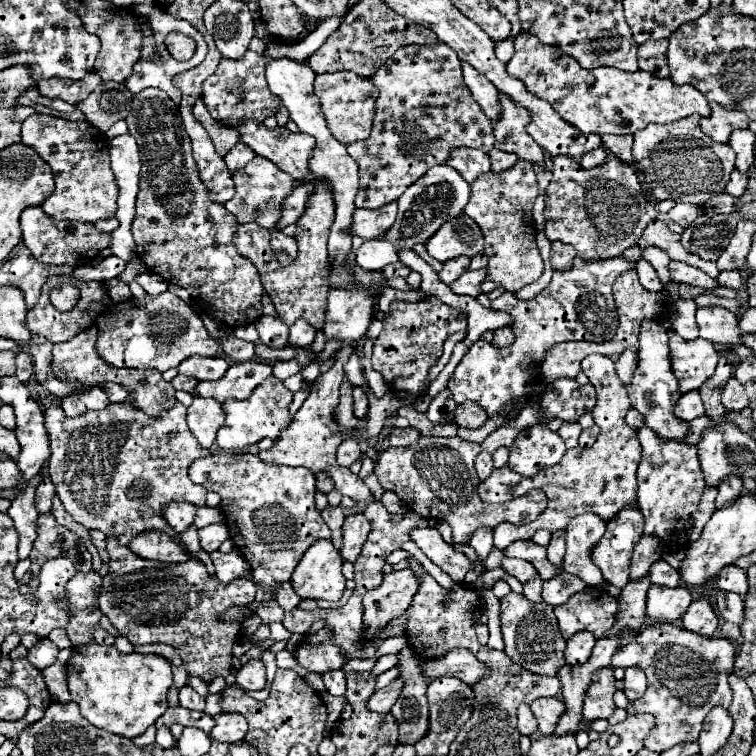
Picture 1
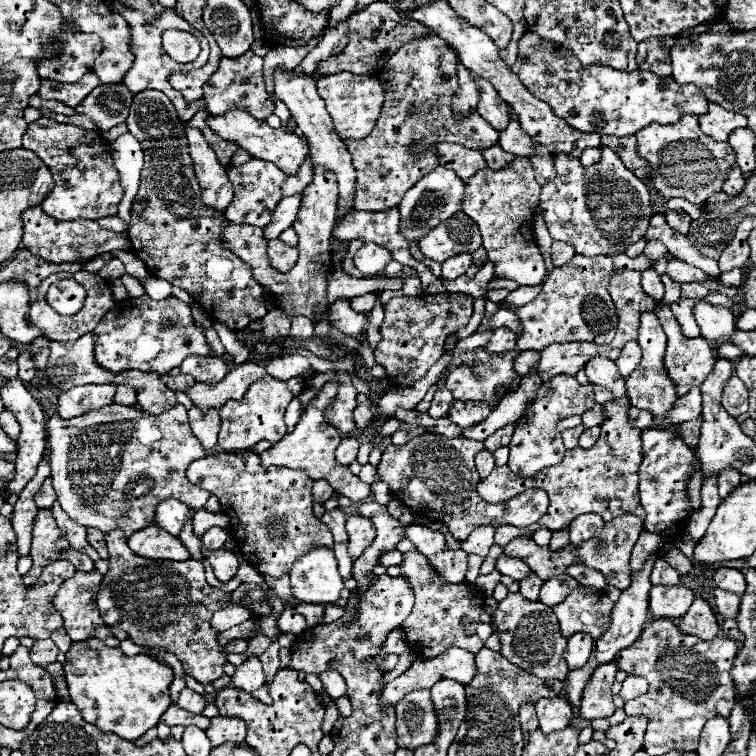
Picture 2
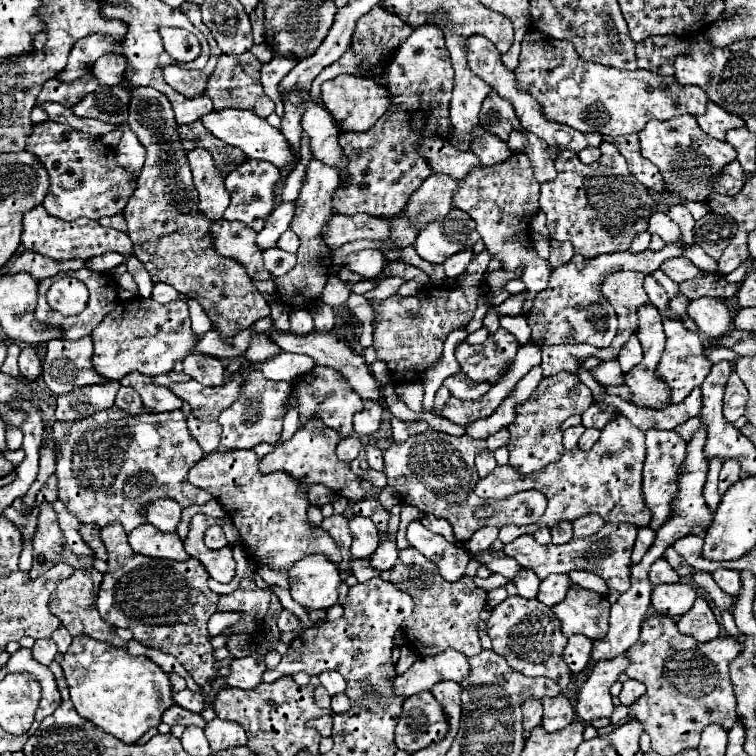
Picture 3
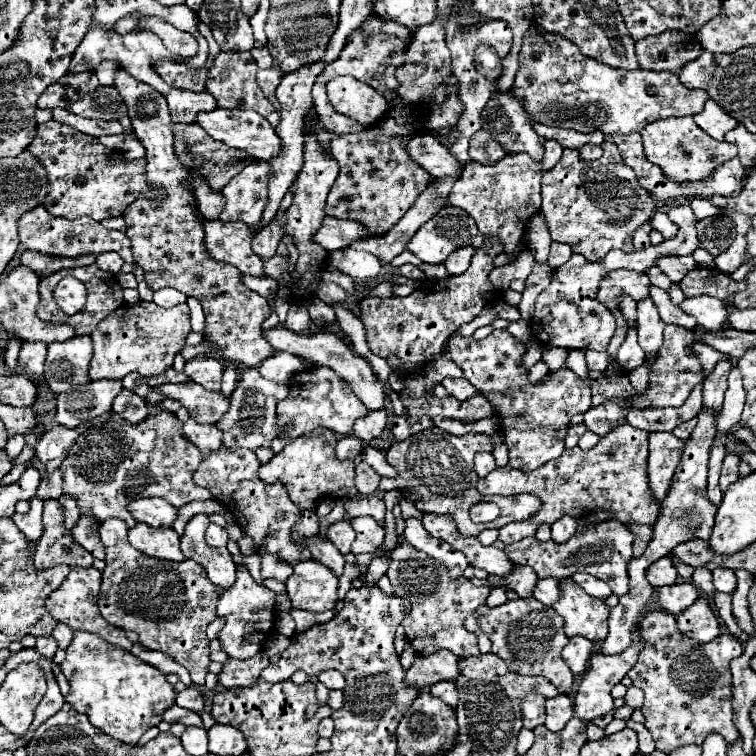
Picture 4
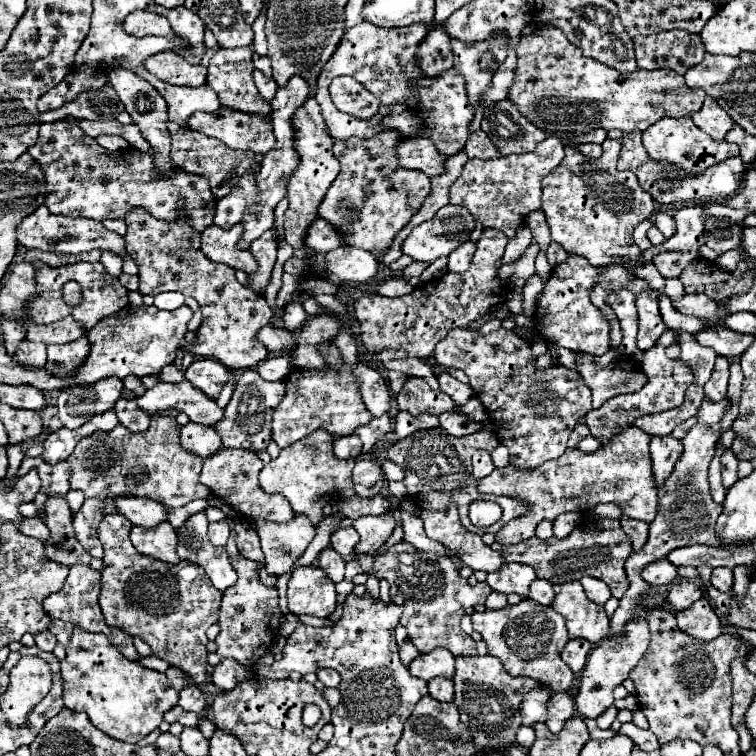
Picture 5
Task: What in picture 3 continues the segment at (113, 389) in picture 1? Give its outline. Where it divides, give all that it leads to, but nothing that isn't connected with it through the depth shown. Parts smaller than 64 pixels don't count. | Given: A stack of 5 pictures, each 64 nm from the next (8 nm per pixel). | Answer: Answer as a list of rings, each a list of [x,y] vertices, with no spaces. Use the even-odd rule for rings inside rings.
[[[120,388],[118,396],[116,396],[116,406],[120,410],[124,410],[126,414],[142,414],[144,412],[144,404],[138,396],[138,392],[134,392],[134,388]]]

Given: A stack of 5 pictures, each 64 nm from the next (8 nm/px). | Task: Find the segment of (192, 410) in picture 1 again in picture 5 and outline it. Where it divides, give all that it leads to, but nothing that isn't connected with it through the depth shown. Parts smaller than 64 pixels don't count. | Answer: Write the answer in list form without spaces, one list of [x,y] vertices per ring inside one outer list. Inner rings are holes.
[[[188,422],[180,430],[180,444],[188,452],[198,454],[200,458],[208,458],[220,450],[220,436],[212,426],[202,426],[196,422]]]

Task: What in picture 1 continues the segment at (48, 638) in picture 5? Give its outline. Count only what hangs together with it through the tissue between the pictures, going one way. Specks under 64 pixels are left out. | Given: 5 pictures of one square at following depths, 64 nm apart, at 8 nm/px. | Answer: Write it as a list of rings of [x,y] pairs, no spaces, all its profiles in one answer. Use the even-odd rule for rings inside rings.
[[[48,638],[38,640],[36,646],[28,650],[28,660],[30,660],[38,670],[44,670],[44,668],[48,668],[50,664],[54,664],[54,662],[56,662],[56,656],[58,656],[58,646],[56,646],[56,644],[50,644]]]

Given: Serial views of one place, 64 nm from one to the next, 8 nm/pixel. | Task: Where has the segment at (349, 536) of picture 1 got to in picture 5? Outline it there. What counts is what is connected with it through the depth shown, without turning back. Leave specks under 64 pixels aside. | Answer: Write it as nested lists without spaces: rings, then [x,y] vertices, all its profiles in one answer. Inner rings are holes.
[[[390,510],[382,516],[362,516],[362,518],[354,520],[354,528],[360,534],[356,552],[372,554],[392,536],[392,532],[396,528],[396,518],[392,516]]]

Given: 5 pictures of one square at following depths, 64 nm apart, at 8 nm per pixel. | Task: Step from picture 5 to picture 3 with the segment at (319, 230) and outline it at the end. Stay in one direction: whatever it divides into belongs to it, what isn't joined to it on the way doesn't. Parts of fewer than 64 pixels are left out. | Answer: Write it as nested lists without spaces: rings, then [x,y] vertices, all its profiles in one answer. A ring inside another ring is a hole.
[[[334,214],[330,216],[326,224],[326,232],[322,232],[322,236],[332,250],[340,248],[346,242],[354,242],[362,238],[388,242],[390,224],[392,220],[382,220],[382,218],[374,218],[366,214],[356,214],[356,216]]]

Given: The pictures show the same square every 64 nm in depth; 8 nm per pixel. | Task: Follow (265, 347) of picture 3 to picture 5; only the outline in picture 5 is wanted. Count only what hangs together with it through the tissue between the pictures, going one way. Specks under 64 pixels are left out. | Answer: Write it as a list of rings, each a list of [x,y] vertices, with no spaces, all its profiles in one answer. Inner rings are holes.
[[[114,68],[108,72],[108,80],[112,84],[112,88],[116,90],[118,98],[122,100],[126,112],[132,116],[134,124],[138,124],[142,136],[150,142],[150,146],[154,148],[154,160],[158,164],[158,168],[168,174],[172,168],[170,168],[170,134],[166,130],[166,122],[168,122],[168,112],[166,112],[166,102],[162,100],[162,96],[158,94],[158,90],[148,84],[144,78],[140,78],[138,74],[134,74],[132,70],[126,70],[126,68]],[[136,208],[126,216],[126,224],[128,224],[128,232],[124,236],[126,240],[126,252],[136,260],[138,264],[138,278],[140,278],[140,294],[162,294],[162,292],[182,292],[184,296],[192,296],[200,308],[202,308],[202,324],[196,330],[196,340],[194,342],[186,342],[182,340],[182,344],[178,344],[178,348],[182,352],[190,352],[194,356],[200,358],[214,358],[218,362],[222,362],[224,366],[232,368],[232,370],[242,370],[242,368],[254,368],[258,366],[262,360],[268,358],[268,350],[256,340],[256,332],[266,326],[272,320],[272,310],[268,306],[268,302],[264,300],[262,294],[256,294],[252,290],[248,290],[246,286],[242,286],[236,276],[234,276],[234,268],[226,266],[226,264],[218,264],[208,260],[202,250],[200,250],[200,234],[194,232],[194,228],[190,228],[188,220],[180,220],[178,222],[164,222],[164,220],[156,220],[152,218],[144,208]]]

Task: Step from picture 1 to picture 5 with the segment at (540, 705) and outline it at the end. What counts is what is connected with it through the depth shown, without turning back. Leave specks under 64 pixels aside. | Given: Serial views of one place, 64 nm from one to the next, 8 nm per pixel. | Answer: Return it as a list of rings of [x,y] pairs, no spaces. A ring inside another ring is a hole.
[[[558,692],[548,700],[548,718],[546,724],[550,732],[560,732],[564,722],[574,714],[574,698],[570,692]]]

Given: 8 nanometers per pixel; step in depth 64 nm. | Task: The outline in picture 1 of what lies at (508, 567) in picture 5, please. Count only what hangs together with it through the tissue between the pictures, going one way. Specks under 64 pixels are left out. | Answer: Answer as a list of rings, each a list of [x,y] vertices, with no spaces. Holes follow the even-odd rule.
[[[534,578],[534,580],[528,580],[528,582],[524,584],[524,592],[522,592],[522,594],[524,594],[530,602],[542,602],[540,592],[542,592],[542,580],[540,580],[540,578]]]

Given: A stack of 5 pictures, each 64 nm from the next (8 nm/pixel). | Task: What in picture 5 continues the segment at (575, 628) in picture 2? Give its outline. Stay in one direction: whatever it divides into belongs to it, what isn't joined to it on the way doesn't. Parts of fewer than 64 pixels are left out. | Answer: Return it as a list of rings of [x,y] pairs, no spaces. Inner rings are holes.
[[[568,582],[554,586],[556,598],[552,608],[566,618],[570,638],[584,638],[596,644],[610,636],[610,618],[600,604],[586,598],[580,582]]]

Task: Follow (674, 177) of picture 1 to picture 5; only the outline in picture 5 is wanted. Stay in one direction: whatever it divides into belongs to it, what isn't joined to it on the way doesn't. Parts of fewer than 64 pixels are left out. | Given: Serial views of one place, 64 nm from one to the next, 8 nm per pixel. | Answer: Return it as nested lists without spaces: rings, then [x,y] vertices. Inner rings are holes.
[[[690,116],[686,118],[662,118],[648,130],[644,130],[644,148],[654,160],[668,160],[674,166],[686,170],[686,172],[702,172],[708,166],[718,164],[720,160],[738,156],[738,146],[730,144],[726,140],[716,142],[706,132],[702,132]]]

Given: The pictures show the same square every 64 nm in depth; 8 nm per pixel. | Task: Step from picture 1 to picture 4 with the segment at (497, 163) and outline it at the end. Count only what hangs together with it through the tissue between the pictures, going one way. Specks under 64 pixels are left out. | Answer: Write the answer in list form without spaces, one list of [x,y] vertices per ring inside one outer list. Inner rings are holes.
[[[478,130],[470,138],[470,160],[476,160],[480,164],[494,164],[504,156],[504,148],[496,140],[492,140],[486,130]]]

